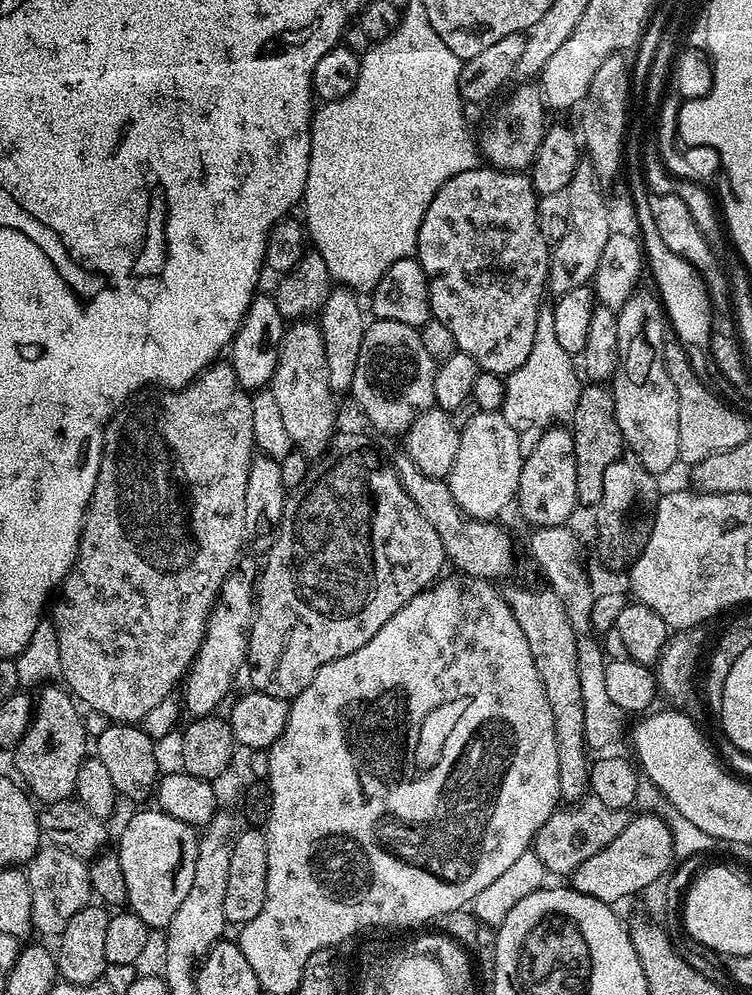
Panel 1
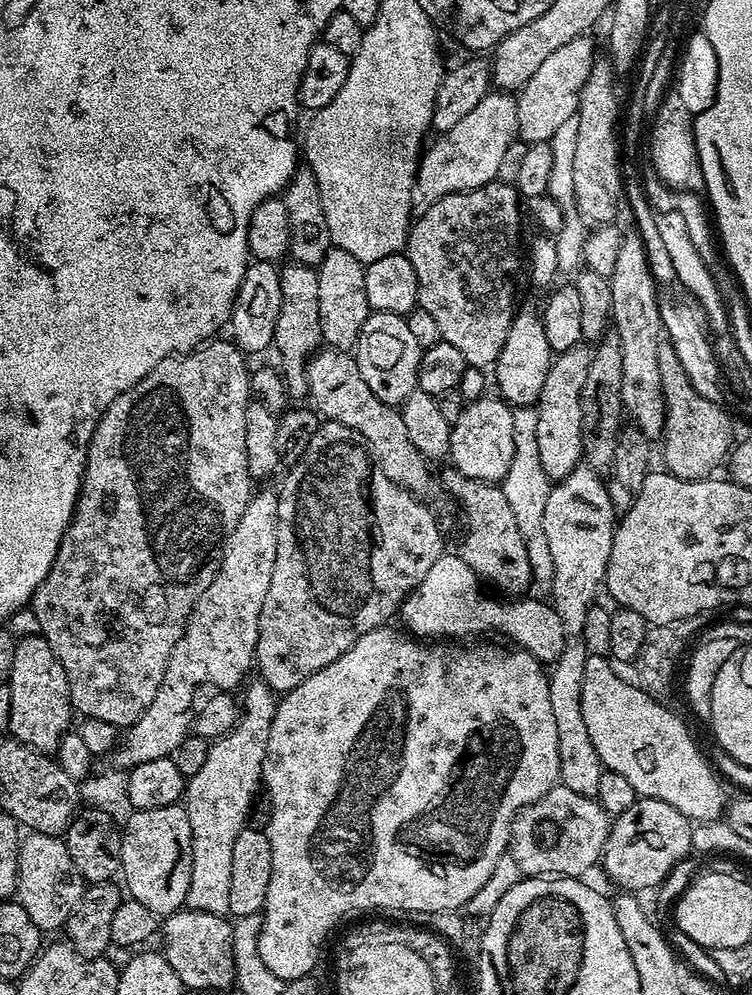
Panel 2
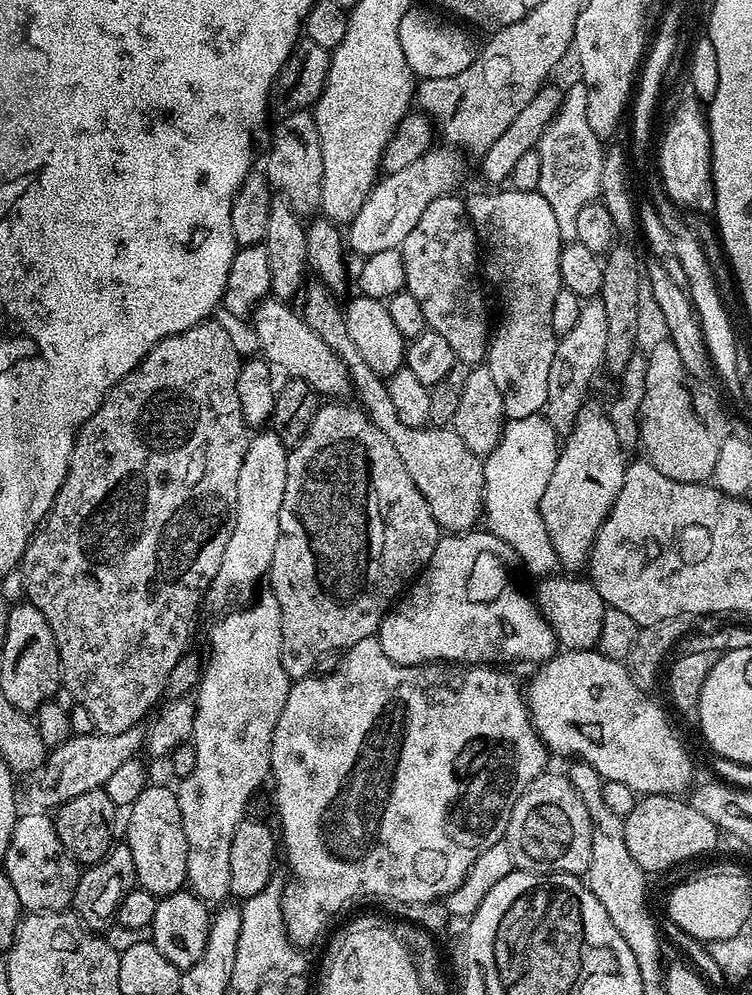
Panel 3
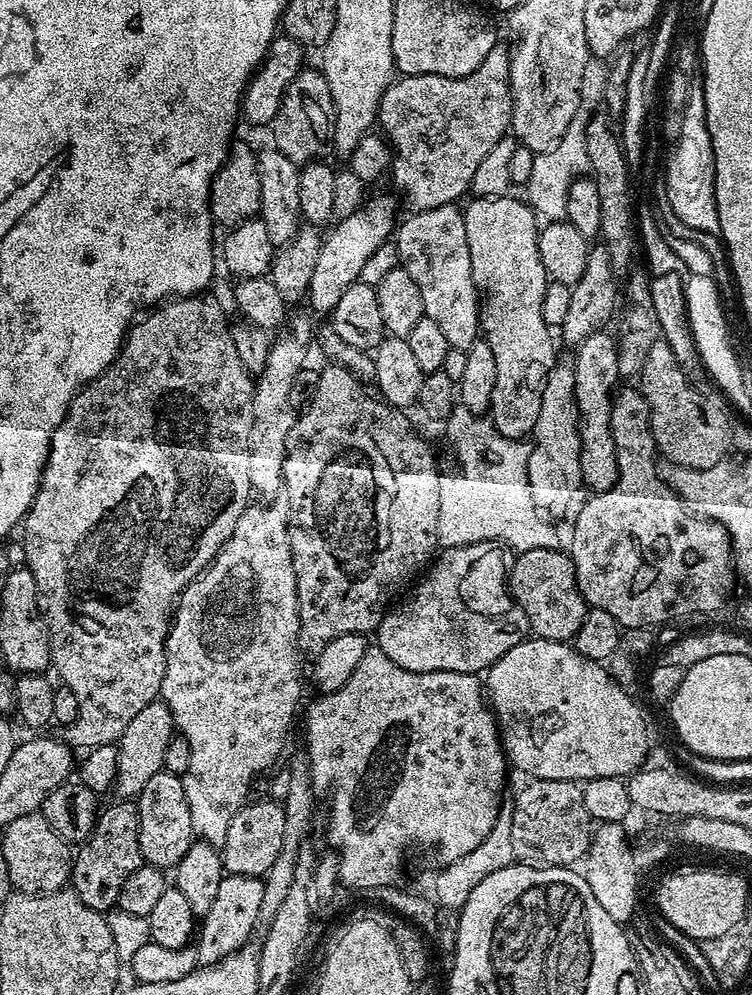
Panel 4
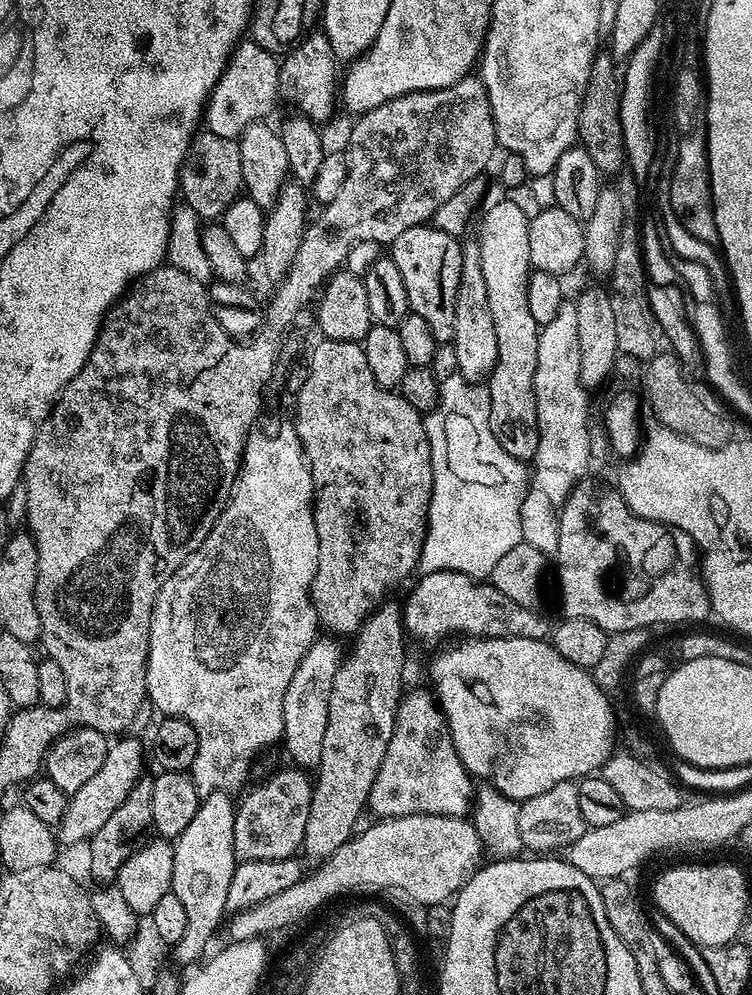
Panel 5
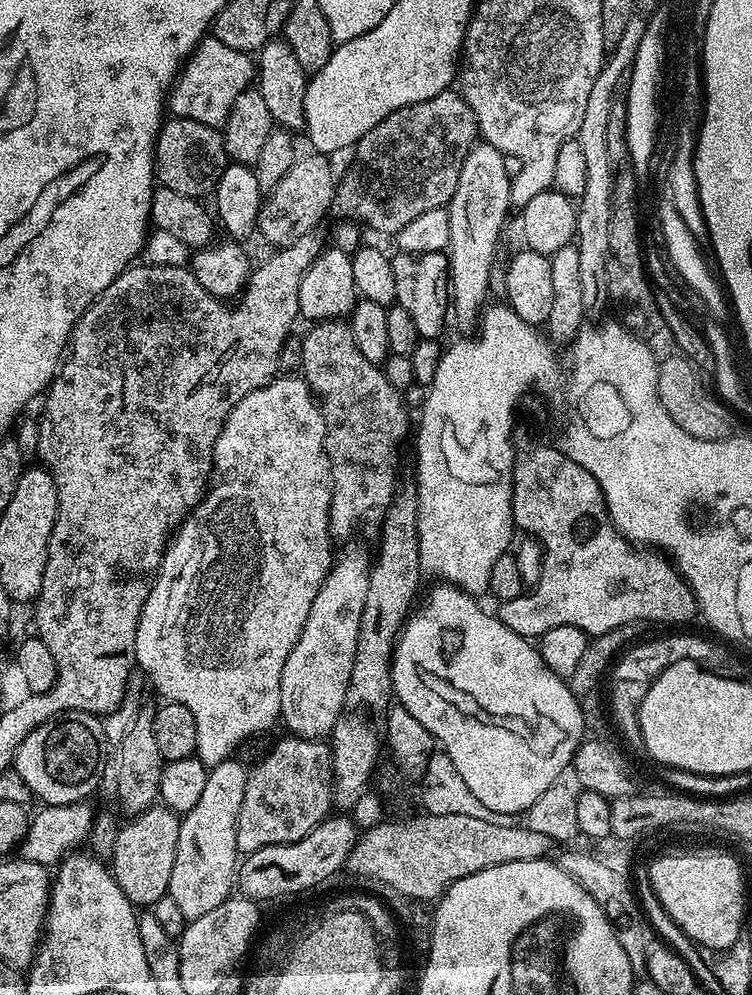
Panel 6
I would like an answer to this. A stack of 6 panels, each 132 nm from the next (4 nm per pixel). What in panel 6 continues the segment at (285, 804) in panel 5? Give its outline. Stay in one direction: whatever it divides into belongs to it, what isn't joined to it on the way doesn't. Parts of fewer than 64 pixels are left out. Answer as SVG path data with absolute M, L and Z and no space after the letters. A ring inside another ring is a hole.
M285 735L285 740L280 740L256 765L248 768L246 778L246 794L242 794L242 810L236 819L236 851L240 854L247 854L254 850L262 850L262 846L274 846L275 844L289 844L298 842L298 838L306 838L314 826L318 826L333 811L334 801L332 799L332 749L323 739L307 740L302 736Z

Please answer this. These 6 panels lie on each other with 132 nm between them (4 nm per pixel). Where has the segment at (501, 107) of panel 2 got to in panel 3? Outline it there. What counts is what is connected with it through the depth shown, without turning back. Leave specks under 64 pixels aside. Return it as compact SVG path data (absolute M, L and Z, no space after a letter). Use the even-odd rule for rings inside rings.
M433 146L410 166L403 167L397 173L381 175L362 204L362 210L358 210L352 223L347 225L347 247L360 252L361 257L378 250L399 248L402 242L406 242L406 234L418 226L418 218L422 218L426 206L430 206L434 198L457 191L456 187L464 180L464 159L463 151L448 146Z

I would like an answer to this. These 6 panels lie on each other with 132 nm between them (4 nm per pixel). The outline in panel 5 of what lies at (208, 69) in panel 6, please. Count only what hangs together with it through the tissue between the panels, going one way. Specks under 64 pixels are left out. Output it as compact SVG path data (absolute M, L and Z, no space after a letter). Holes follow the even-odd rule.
M241 39L224 72L218 78L208 103L204 106L203 123L207 131L221 138L239 140L248 124L255 124L268 118L280 96L280 60L277 53L268 52L252 39Z

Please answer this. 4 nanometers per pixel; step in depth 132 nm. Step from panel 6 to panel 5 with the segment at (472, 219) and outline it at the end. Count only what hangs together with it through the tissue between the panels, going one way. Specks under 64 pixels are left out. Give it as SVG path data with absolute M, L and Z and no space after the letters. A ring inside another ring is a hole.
M465 243L462 247L462 274L458 282L458 298L454 300L454 355L458 357L456 371L461 378L469 382L487 381L498 362L498 334L494 330L494 317L490 315L490 301L486 294L486 278L482 275L482 258L479 243Z

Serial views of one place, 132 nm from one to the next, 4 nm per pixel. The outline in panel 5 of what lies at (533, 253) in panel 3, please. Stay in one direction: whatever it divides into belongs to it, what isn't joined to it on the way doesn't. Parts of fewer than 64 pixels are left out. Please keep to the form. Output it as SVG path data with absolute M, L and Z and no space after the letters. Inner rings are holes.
M500 200L488 208L488 213L480 220L480 257L482 275L486 278L486 294L490 301L490 315L494 317L494 330L498 334L498 362L486 381L488 387L488 421L494 438L506 450L509 461L535 461L538 450L538 426L536 425L536 399L534 398L534 370L538 362L538 338L540 328L530 315L530 305L526 302L528 277L533 271L530 262L530 234L528 233L529 213L524 213L512 200Z

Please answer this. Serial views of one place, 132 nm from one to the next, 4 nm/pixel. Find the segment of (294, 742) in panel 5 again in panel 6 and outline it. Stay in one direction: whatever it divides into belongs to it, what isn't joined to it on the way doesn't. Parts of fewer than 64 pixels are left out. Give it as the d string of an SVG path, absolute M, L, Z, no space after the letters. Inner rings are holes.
M348 548L332 561L332 569L322 582L314 602L310 606L310 614L306 618L306 626L302 626L302 634L290 650L290 658L286 658L286 666L282 666L282 682L280 683L280 720L288 727L287 731L294 736L302 736L307 740L318 740L331 733L334 722L344 709L346 702L346 686L350 686L350 670L354 670L354 650L358 650L358 626L362 622L362 606L366 606L366 586L370 571L370 554L362 548Z

